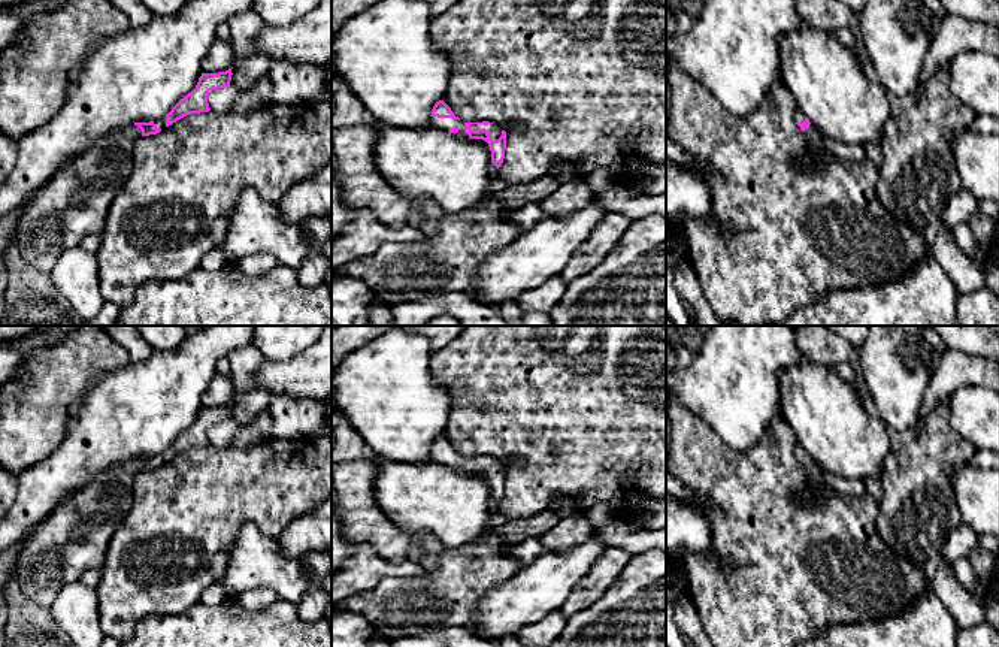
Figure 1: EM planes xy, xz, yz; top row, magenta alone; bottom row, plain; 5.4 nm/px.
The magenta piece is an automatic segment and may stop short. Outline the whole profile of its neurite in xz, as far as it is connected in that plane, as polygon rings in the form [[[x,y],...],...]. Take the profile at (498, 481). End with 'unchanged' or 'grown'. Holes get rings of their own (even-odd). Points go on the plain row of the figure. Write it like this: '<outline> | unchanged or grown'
[[[439,435],[432,444],[429,460],[439,465],[448,465],[449,468],[458,468],[463,472],[485,475],[491,486],[491,498],[497,504],[502,501],[506,484],[506,466],[497,459],[488,456],[464,457],[454,450],[444,435]]] | grown

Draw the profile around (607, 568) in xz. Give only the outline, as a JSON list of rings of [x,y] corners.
[[[606,547],[591,565],[590,572],[573,587],[560,611],[569,619],[572,614],[596,604],[620,575],[632,557],[623,548]]]

